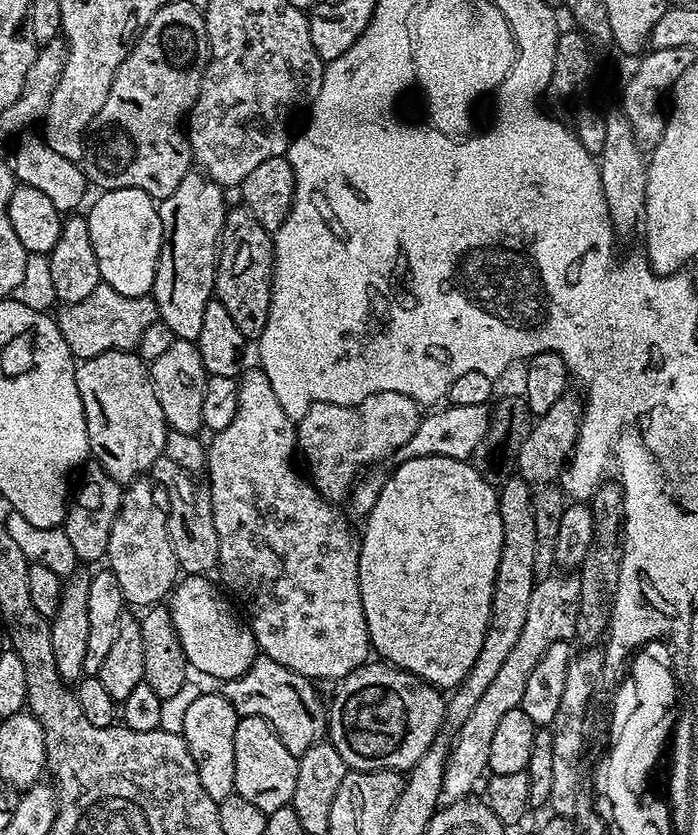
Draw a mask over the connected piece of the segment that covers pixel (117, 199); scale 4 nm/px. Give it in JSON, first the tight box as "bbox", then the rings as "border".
{"bbox":[86,188,162,296],"border":[[[109,188],[99,193],[100,197],[86,212],[90,242],[98,258],[98,270],[103,283],[110,285],[118,294],[127,296],[147,296],[151,293],[156,277],[156,267],[162,246],[162,218],[157,201],[150,194],[133,188]]]}

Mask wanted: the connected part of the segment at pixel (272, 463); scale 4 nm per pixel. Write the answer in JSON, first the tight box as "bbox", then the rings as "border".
{"bbox":[206,366,370,682],"border":[[[259,366],[245,367],[239,373],[238,402],[234,410],[234,422],[226,426],[226,430],[215,433],[211,437],[212,445],[206,448],[206,471],[208,473],[208,485],[210,486],[210,498],[214,510],[214,530],[218,530],[218,573],[224,579],[223,587],[234,597],[235,603],[246,613],[246,623],[251,628],[256,639],[257,649],[263,655],[274,658],[278,666],[286,666],[286,670],[294,670],[294,674],[307,676],[313,682],[320,680],[333,680],[339,682],[349,676],[358,666],[362,666],[369,659],[370,645],[368,643],[368,631],[366,630],[366,614],[362,610],[362,598],[360,597],[360,583],[358,582],[358,566],[360,565],[360,542],[357,533],[352,533],[344,525],[346,516],[340,512],[335,503],[325,500],[320,491],[314,487],[311,479],[302,477],[296,473],[292,465],[292,455],[297,455],[296,424],[293,417],[286,410],[282,410],[278,398],[274,398],[274,390],[270,386],[270,380]]]}

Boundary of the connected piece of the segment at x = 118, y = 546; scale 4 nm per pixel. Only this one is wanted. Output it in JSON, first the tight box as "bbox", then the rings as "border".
{"bbox":[106,478,178,610],"border":[[[137,478],[121,491],[118,514],[114,518],[114,526],[110,526],[106,557],[107,567],[114,578],[118,578],[118,586],[122,586],[125,605],[139,610],[161,603],[178,583],[178,565],[174,546],[170,546],[168,517],[165,509],[156,505],[151,487],[153,485],[147,479]]]}

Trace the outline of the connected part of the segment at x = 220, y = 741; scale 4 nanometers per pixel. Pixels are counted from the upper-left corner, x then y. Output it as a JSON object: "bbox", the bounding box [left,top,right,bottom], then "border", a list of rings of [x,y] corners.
{"bbox":[178,691,240,801],"border":[[[219,691],[204,692],[196,696],[184,708],[184,721],[178,725],[184,740],[188,743],[190,758],[194,758],[194,766],[198,766],[198,779],[202,782],[206,794],[216,801],[225,800],[235,793],[234,786],[234,730],[240,717],[234,706],[226,702]]]}

